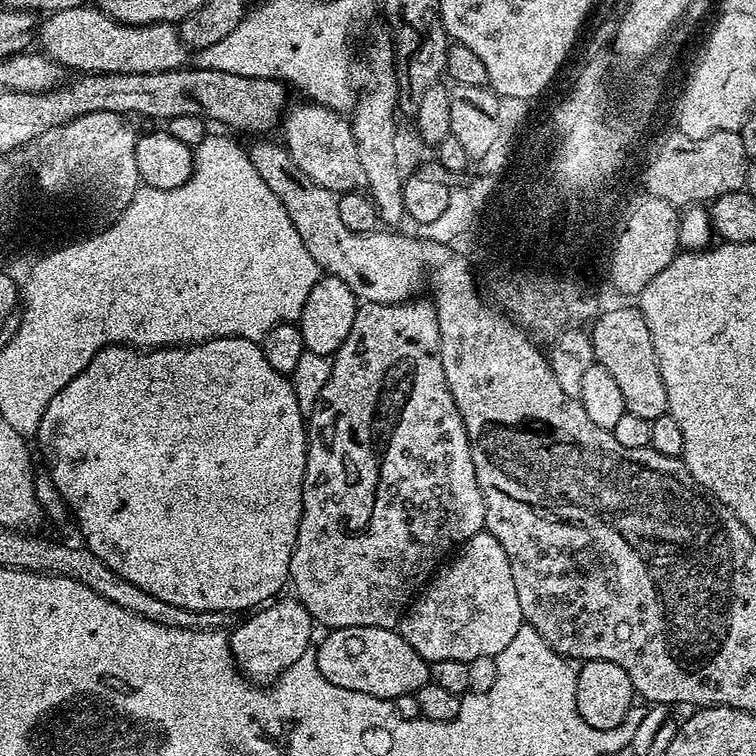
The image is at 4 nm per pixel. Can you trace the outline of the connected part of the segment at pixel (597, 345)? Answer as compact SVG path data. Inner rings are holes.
M639 307L611 311L602 314L590 328L595 363L606 366L606 371L615 379L622 393L624 411L638 414L638 418L653 420L668 411L666 386L658 370L658 358L654 354L654 342L650 342L650 330Z

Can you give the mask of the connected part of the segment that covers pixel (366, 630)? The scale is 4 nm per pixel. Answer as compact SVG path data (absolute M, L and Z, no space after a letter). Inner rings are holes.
M350 626L349 628L333 628L328 637L315 645L314 651L318 670L322 670L322 678L326 682L334 682L334 686L342 686L342 690L358 690L358 694L370 694L379 700L399 701L399 696L411 697L422 686L430 683L430 664L402 638L399 631L378 626Z

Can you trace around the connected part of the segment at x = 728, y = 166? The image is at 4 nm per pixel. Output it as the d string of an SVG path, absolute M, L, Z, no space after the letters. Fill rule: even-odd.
M678 130L664 132L652 144L644 164L648 196L677 206L700 206L722 194L741 191L748 183L750 157L739 132L715 132L706 138L689 138Z

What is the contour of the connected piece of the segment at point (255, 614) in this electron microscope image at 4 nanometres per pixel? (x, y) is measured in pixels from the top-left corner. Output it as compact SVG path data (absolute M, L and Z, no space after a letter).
M295 598L280 599L273 599L253 611L244 618L249 620L241 619L230 632L230 647L236 667L256 686L268 686L279 680L280 675L294 666L294 662L298 662L298 658L302 658L302 654L309 651L313 643L314 621L306 606L302 606Z

